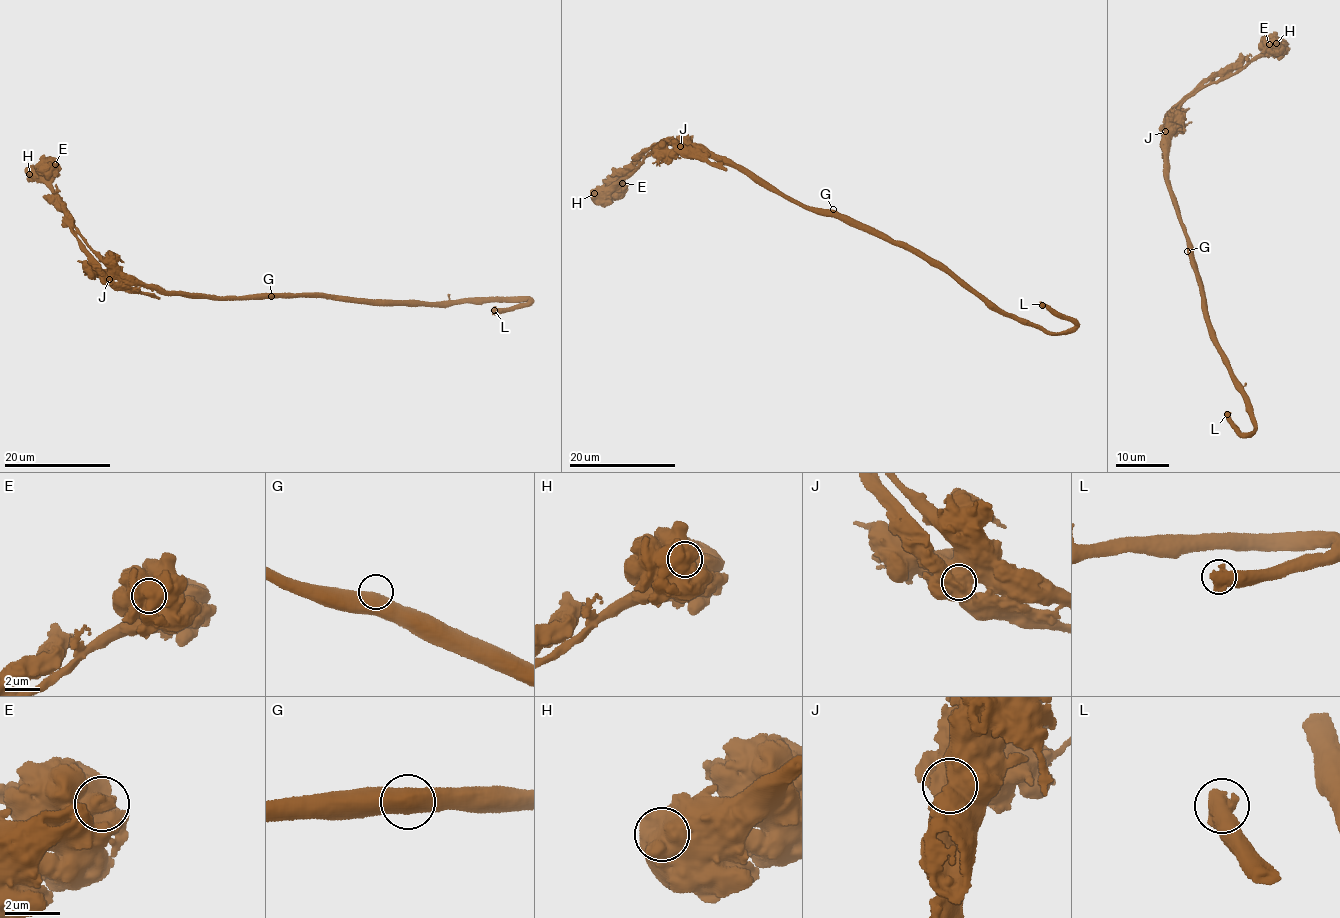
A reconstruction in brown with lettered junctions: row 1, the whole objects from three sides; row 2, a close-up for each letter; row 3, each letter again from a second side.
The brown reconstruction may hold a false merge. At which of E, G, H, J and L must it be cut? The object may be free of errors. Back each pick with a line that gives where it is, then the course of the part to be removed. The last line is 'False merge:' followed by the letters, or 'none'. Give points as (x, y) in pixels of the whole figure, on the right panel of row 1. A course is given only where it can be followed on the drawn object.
J: place (1165, 131); course (1166, 131), (1167, 118), (1177, 105), (1246, 56)
False merge: J

